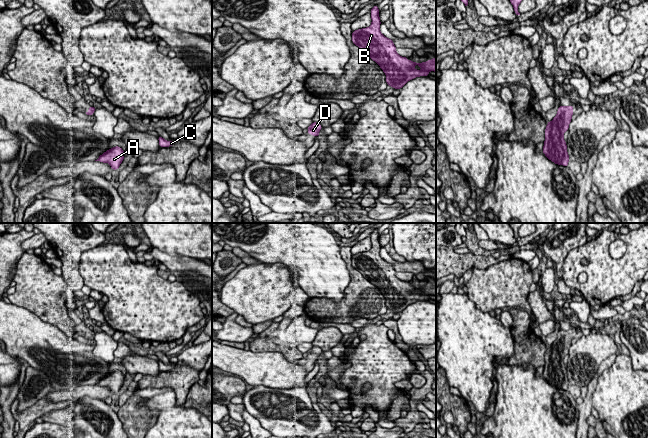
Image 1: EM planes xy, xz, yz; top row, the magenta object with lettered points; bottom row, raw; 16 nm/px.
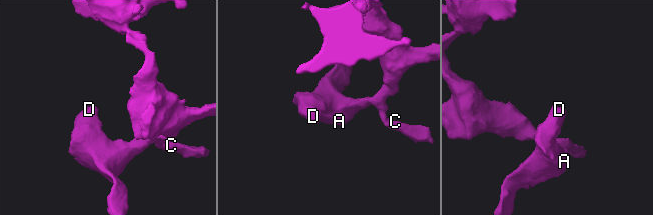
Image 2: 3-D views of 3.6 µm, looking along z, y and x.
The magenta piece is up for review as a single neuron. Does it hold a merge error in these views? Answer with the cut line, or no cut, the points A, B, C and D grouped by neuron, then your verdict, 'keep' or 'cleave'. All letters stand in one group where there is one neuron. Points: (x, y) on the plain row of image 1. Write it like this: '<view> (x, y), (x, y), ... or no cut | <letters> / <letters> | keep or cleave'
no cut | A B C D | keep

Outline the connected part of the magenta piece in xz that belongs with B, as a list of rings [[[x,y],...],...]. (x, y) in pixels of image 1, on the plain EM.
[[[377,229],[370,234],[371,249],[352,255],[352,266],[369,282],[375,285],[386,299],[386,307],[393,313],[401,313],[408,305],[436,296],[436,282],[418,287],[396,276],[393,264],[380,256],[380,241]]]

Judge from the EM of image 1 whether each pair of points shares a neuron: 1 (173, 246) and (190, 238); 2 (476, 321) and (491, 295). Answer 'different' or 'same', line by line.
1: same
2: different

